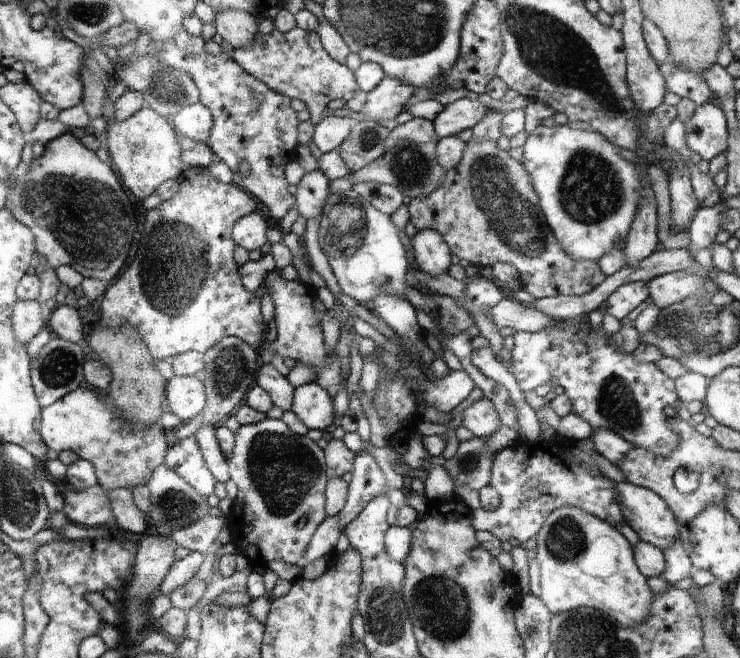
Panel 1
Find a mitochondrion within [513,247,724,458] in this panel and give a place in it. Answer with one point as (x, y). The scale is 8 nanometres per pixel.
(618, 406)

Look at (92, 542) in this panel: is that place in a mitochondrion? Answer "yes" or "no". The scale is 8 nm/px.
no

